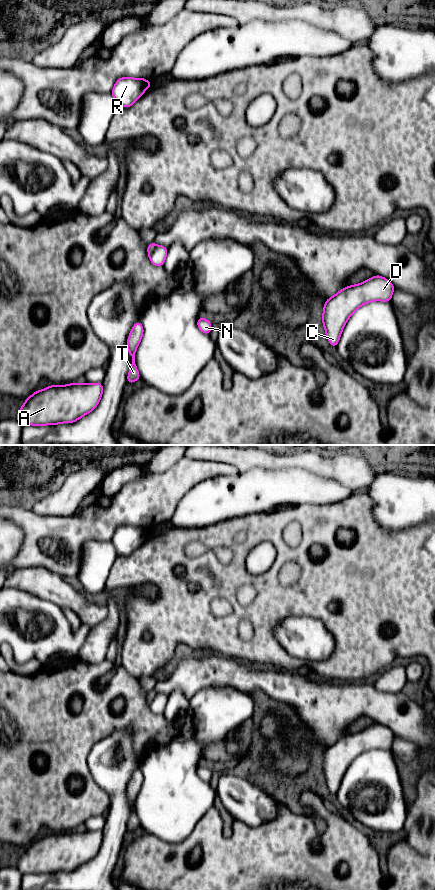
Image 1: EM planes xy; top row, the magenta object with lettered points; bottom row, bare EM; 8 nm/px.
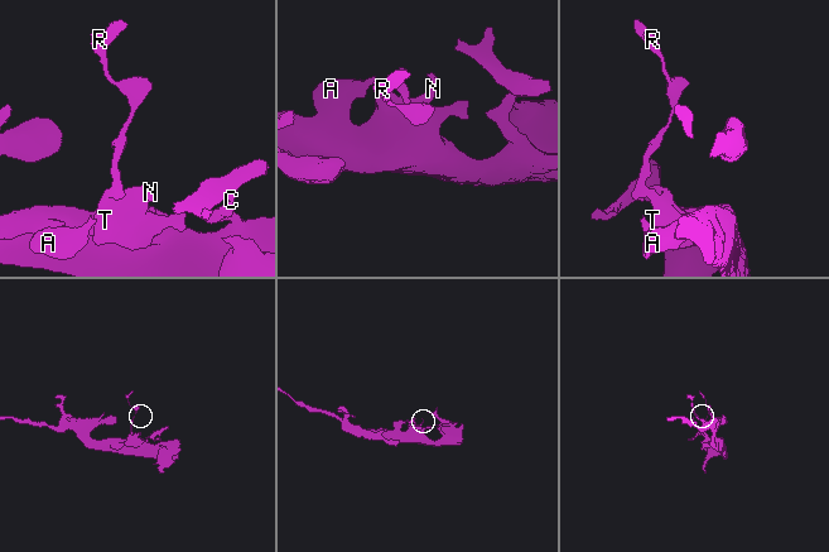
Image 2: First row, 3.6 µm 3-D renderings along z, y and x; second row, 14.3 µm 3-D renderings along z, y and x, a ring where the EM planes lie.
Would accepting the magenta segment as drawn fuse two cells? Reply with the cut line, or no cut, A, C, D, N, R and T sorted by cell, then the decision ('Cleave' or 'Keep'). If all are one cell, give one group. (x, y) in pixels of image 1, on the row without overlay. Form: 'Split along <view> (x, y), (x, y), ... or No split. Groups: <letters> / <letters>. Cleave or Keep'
Split along xy (156, 693), (149, 704). Groups: A C D N T / R. Cleave

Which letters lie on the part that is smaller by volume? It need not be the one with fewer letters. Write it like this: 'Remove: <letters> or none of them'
Remove: R

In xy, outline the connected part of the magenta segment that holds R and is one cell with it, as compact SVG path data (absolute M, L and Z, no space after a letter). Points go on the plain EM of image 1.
M122 525L117 527L111 540L117 555L132 554L150 536L152 531L144 526Z

